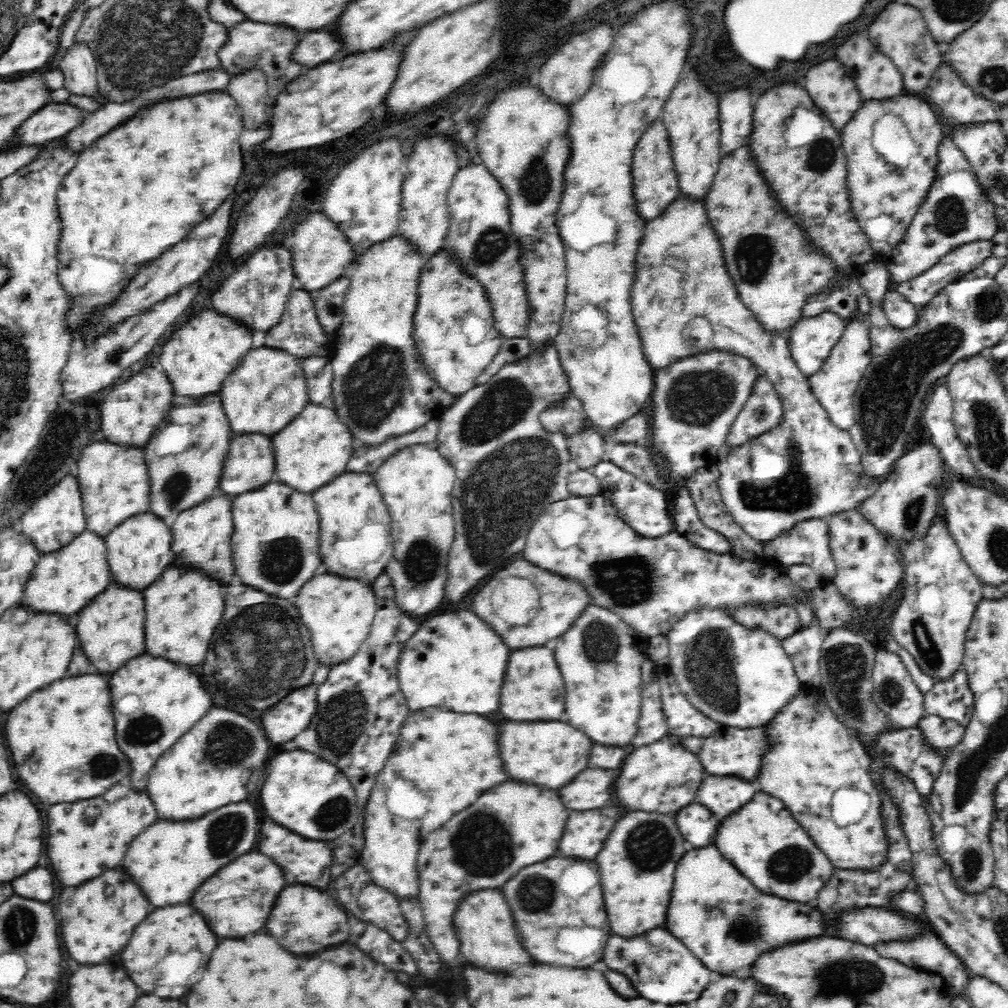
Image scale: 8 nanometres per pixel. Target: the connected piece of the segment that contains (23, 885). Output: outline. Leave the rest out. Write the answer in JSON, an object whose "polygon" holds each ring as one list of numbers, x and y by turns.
{"polygon":[[34,868,28,874,12,880,14,892,18,896,34,900,52,900,54,898,54,876,46,868]]}

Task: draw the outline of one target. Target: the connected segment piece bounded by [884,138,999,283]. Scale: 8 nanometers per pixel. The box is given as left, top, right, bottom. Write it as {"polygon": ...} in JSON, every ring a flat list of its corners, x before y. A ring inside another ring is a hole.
{"polygon":[[952,138,941,142,940,151,938,151,939,163,937,166,937,179,930,187,930,196,921,204,915,217,911,220,909,227,903,239,886,254,888,272,891,280,898,283,920,276,929,268,932,268,940,259,944,258,955,248,962,244,973,243,976,240,991,240,992,236,999,230,996,216,997,206,989,199,988,193,977,182,977,175,973,172,970,161,966,155,954,144]]}

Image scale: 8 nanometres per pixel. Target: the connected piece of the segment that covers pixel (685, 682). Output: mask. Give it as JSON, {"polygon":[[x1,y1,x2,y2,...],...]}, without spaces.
{"polygon":[[722,608,691,609,690,612,686,612,680,620,674,622,672,628,670,628,670,632,667,632,666,636,668,636,670,649,667,666,675,676,682,694,684,694,700,712,709,716,714,722,720,722,720,726,726,725,741,729,766,726,766,724,800,692,800,688,804,685,796,674,795,666,789,657,789,653,785,651,782,638,774,636,772,632,768,632,764,628,748,628,746,625,734,620,733,616]]}

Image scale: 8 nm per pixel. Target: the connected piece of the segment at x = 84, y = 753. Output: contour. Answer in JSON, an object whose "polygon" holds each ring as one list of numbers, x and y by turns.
{"polygon":[[93,669,83,674,84,676,58,680,34,692,34,696,22,700,22,704,10,710,4,726,8,748,12,752,20,782,24,782,26,788,46,804,77,803,81,800,96,799,120,780,128,780,133,772,132,760,129,760,117,743,111,672]]}

